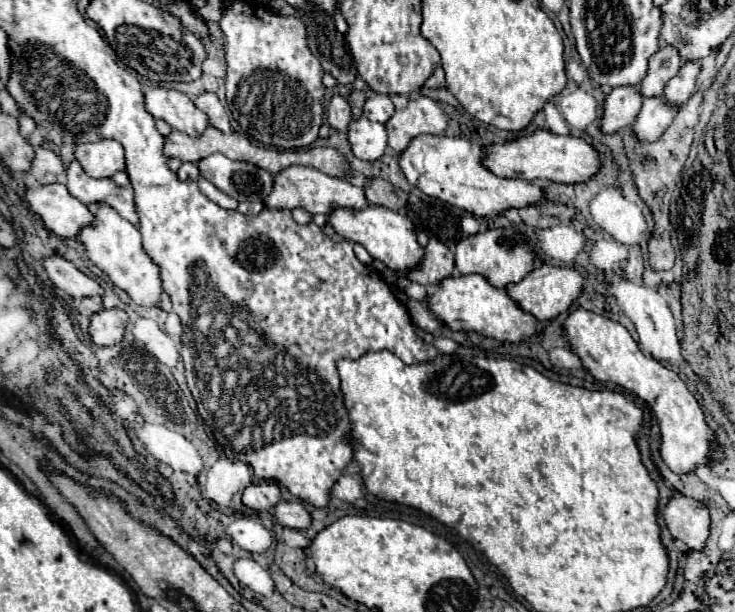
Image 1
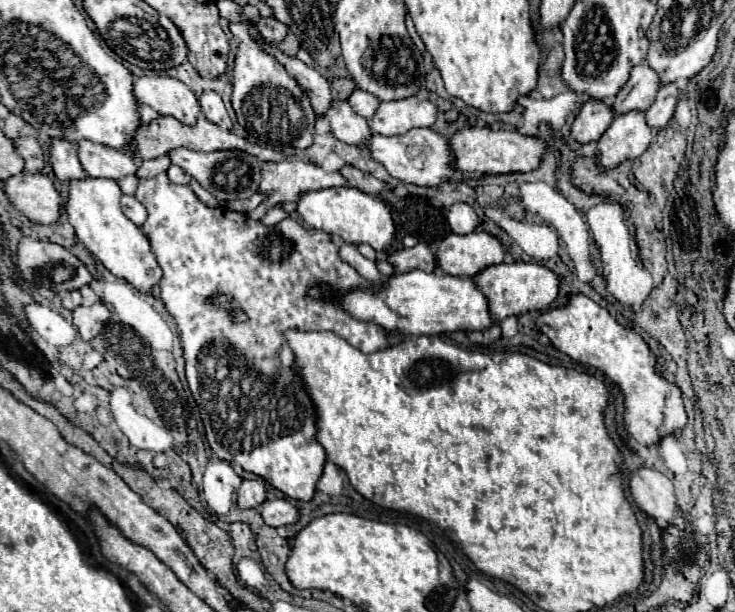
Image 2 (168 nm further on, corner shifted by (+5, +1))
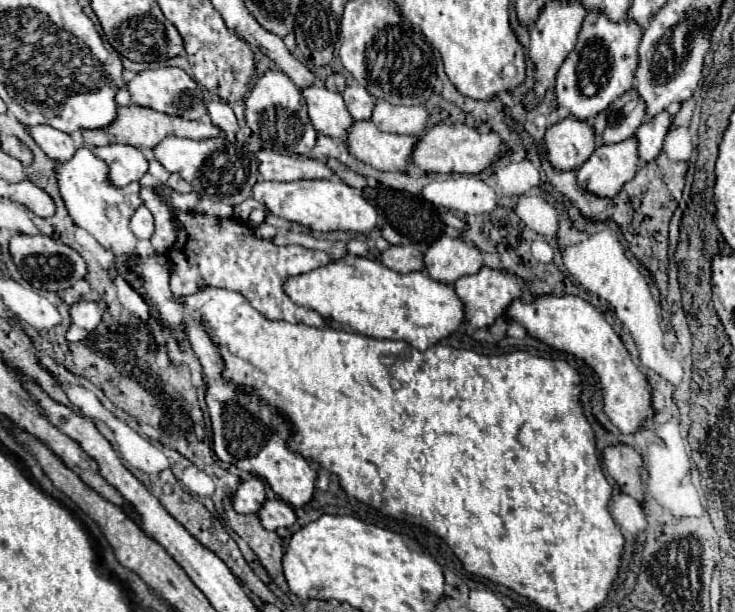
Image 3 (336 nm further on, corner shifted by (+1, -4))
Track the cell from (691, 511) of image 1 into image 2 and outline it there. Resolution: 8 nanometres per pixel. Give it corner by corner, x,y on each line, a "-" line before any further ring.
640,468
630,478
630,492
636,504
656,520
656,524
664,530
666,526
674,526
678,530
686,528
684,512
678,508
676,492
672,482
650,468

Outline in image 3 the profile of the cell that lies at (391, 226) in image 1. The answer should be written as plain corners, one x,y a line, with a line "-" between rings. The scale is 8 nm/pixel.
300,179
300,181
258,181
252,197
268,207
276,217
296,221
314,231
356,231
370,233
378,229
376,209
350,185
340,179

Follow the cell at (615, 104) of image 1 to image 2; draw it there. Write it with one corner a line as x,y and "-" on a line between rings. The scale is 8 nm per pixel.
596,98
586,100
572,124
572,138
578,140
580,144
598,142
612,124
614,116
616,112
612,104
606,104
604,100
596,100

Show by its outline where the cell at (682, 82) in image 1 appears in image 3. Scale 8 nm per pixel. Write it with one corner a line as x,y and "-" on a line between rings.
662,113
656,115
654,119
644,121
638,129
636,129
636,141
638,141
638,157
642,163
648,163
652,159
658,157
658,153
662,151
662,143
664,137
670,129
670,115

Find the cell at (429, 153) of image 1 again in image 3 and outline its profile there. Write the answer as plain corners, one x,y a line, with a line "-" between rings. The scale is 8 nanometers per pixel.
354,121
346,131
348,153
360,161
372,165
374,169
382,169
382,171
404,171
404,167
410,163
410,151
414,149
416,141
418,141
418,137
384,133
378,127
374,127
372,121

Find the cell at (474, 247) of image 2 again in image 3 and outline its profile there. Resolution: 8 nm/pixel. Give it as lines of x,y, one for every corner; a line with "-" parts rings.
440,237
424,253
426,273
440,283
452,285
460,277
474,275
482,267
482,255
478,249
466,245
462,239

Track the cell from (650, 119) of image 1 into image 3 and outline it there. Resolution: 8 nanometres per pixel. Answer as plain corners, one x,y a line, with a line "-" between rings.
630,137
622,143
596,147
590,159
576,171
576,179
588,193
612,199
636,175
638,163
636,139

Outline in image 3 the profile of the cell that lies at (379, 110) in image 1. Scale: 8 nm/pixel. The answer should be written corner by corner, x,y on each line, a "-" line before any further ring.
350,83
350,85
346,85
342,97
344,97
346,109
352,115
352,119
356,119
356,121
358,119
370,119
372,109
374,109
374,97
364,87

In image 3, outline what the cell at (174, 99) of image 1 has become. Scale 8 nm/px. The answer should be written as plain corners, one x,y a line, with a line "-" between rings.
162,67
162,69
146,69
136,73
132,81
126,83
134,105
150,107
160,113
178,115
184,119
202,119
206,117
206,105
202,97
202,89
198,83
180,67

